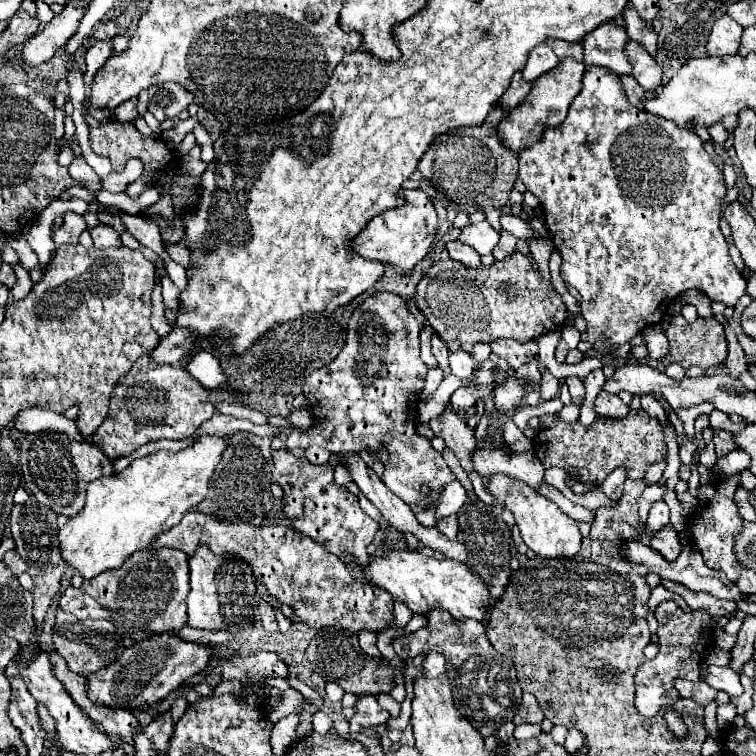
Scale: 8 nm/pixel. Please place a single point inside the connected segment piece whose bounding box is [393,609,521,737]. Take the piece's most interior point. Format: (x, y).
(484, 682)

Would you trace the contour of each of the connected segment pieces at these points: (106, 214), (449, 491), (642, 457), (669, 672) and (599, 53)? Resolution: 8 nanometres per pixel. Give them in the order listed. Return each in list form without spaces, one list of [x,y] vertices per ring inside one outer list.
[[[113,207],[111,211],[99,211],[99,213],[97,213],[97,217],[99,217],[99,221],[101,221],[101,223],[105,223],[105,225],[113,227],[119,235],[123,235],[123,233],[127,231],[127,227],[125,227],[125,225],[123,225],[123,221],[121,221],[121,215],[119,215],[119,209],[117,209],[117,207]]]
[[[457,479],[453,483],[447,483],[447,487],[441,491],[441,501],[435,509],[437,519],[459,513],[459,509],[465,505],[465,501],[467,501],[467,493],[465,493],[463,485]]]
[[[643,409],[631,411],[623,419],[597,417],[591,425],[555,421],[551,427],[541,427],[533,439],[533,453],[545,469],[559,467],[563,471],[577,471],[581,483],[601,485],[609,473],[623,467],[627,479],[643,479],[647,469],[661,461],[667,453],[663,439],[663,427],[655,417],[649,417]]]
[[[663,601],[657,611],[657,635],[659,635],[659,653],[655,659],[645,661],[637,675],[635,675],[635,685],[637,685],[637,697],[635,697],[635,705],[637,711],[643,717],[653,717],[657,715],[661,709],[671,709],[679,695],[677,689],[673,687],[675,679],[687,679],[687,681],[699,681],[699,663],[705,657],[705,653],[711,649],[709,645],[713,645],[713,621],[711,615],[705,609],[699,611],[683,611],[675,601]]]
[[[609,21],[597,27],[597,31],[591,31],[585,41],[585,65],[603,65],[609,67],[617,75],[629,75],[631,67],[625,59],[625,43],[629,41],[627,31]]]

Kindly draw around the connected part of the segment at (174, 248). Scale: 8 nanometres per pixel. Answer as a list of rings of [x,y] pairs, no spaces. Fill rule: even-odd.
[[[163,241],[163,247],[165,247],[165,251],[169,253],[169,257],[171,257],[173,261],[181,263],[185,269],[191,267],[191,259],[189,259],[189,249],[187,249],[187,247],[183,247],[183,245],[179,245],[179,243],[169,245],[167,241]]]

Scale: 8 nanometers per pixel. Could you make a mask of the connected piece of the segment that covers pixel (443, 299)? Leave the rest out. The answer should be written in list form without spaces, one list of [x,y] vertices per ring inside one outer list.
[[[519,251],[511,253],[503,261],[495,261],[491,267],[479,267],[469,269],[463,263],[457,263],[453,259],[437,261],[427,275],[417,285],[415,303],[427,317],[427,323],[437,331],[437,335],[447,343],[449,351],[467,351],[471,353],[473,345],[477,341],[489,341],[491,337],[509,337],[519,343],[525,343],[529,339],[535,339],[539,335],[545,335],[549,331],[559,331],[565,325],[567,319],[567,307],[563,303],[563,297],[553,289],[549,271],[533,269],[533,251],[531,255],[523,255]]]

